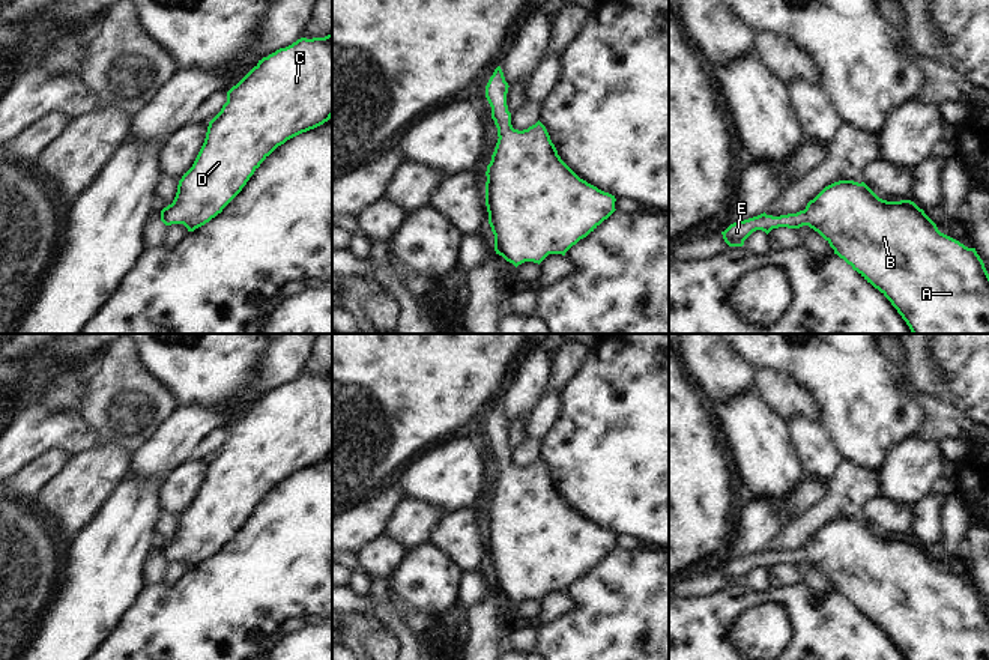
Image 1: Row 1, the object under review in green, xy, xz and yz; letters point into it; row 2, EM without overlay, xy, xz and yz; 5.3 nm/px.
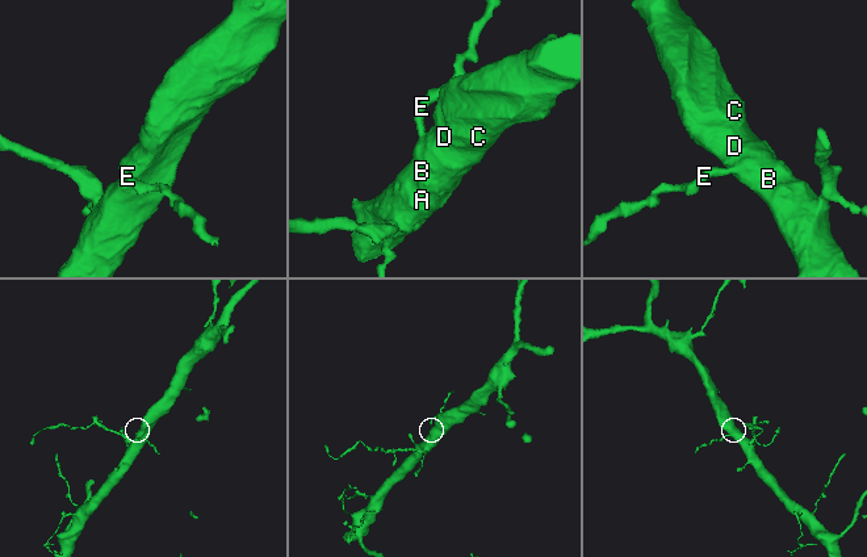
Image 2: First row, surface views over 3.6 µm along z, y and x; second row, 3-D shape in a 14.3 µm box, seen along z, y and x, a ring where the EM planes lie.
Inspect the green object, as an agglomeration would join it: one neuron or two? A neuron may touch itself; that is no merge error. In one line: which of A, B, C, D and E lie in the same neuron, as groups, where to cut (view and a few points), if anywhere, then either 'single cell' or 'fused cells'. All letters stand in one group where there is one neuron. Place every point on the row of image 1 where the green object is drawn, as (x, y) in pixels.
groups A B C D E; cut none; single cell

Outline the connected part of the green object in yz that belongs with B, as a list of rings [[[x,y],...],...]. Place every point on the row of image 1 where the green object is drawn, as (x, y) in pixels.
[[[834,182],[810,200],[804,210],[780,216],[764,212],[730,224],[721,235],[729,247],[743,247],[744,241],[756,230],[768,235],[773,229],[800,229],[803,226],[818,232],[834,250],[834,254],[878,289],[897,310],[912,334],[989,334],[989,274],[975,248],[968,248],[941,233],[914,201],[882,200],[864,182]]]

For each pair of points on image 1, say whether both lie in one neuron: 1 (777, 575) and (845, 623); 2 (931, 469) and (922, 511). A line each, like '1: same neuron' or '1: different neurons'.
1: different neurons
2: different neurons

